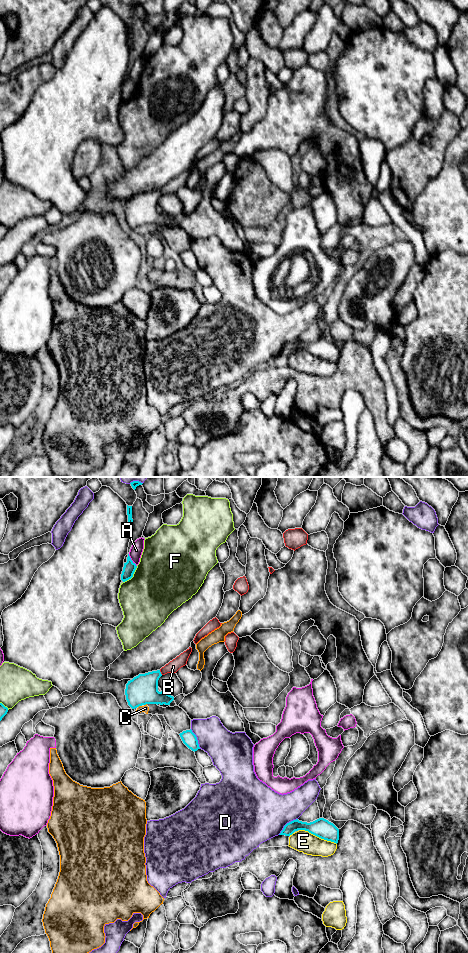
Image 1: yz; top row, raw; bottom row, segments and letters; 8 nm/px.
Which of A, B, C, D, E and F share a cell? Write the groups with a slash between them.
A / B / C / D / E / F

